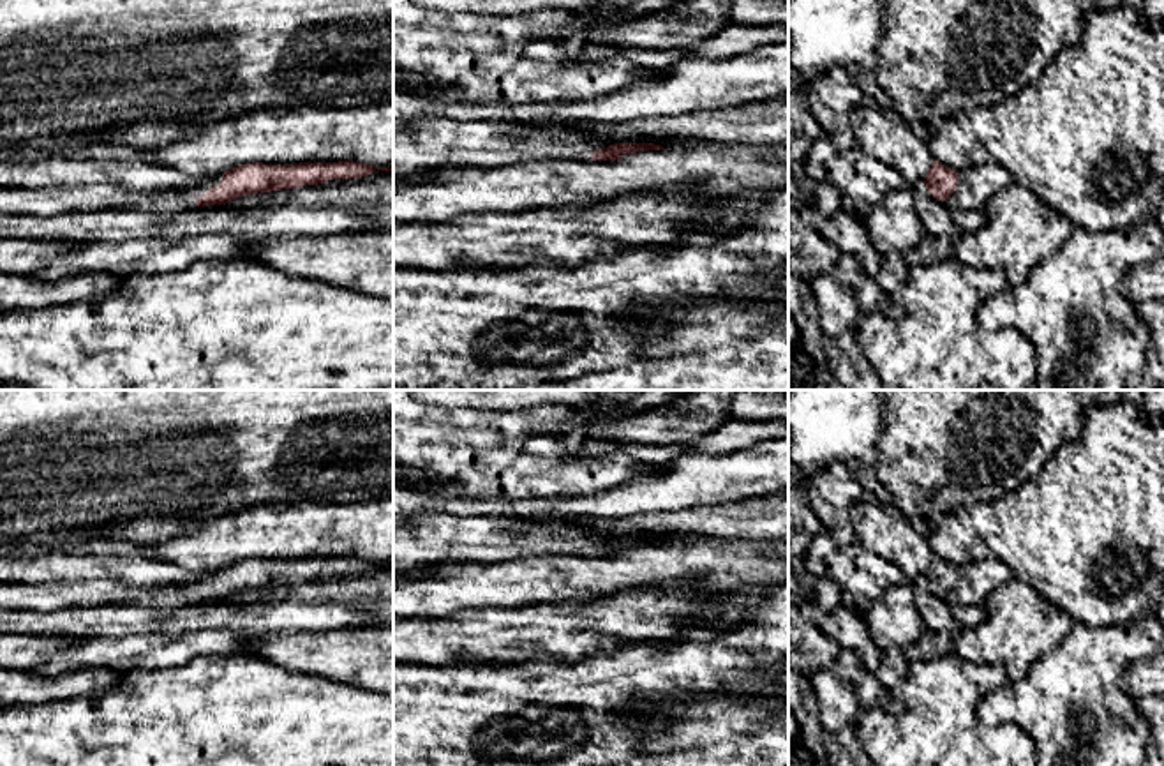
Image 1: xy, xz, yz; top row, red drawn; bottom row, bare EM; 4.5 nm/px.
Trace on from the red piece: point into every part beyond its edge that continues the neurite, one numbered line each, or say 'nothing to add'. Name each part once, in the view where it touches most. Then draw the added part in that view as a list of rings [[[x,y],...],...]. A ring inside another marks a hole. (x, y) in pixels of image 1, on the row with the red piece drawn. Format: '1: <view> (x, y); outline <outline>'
1: xy (43, 202); outline [[[220,175],[198,178],[189,189],[134,192],[115,184],[93,184],[81,187],[28,189],[19,185],[0,185],[0,212],[58,215],[65,212],[97,212],[109,208],[139,208],[155,212],[178,212],[194,208],[196,199],[219,185]]]

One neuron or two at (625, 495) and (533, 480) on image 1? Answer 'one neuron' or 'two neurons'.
two neurons

